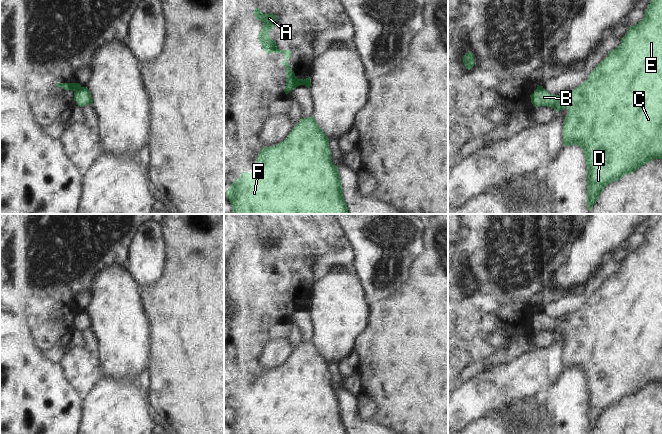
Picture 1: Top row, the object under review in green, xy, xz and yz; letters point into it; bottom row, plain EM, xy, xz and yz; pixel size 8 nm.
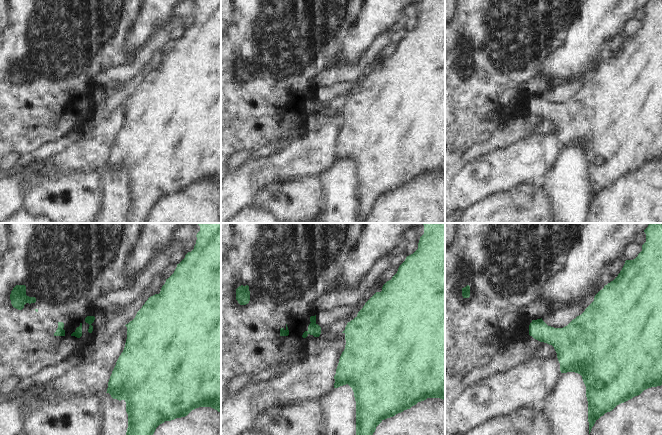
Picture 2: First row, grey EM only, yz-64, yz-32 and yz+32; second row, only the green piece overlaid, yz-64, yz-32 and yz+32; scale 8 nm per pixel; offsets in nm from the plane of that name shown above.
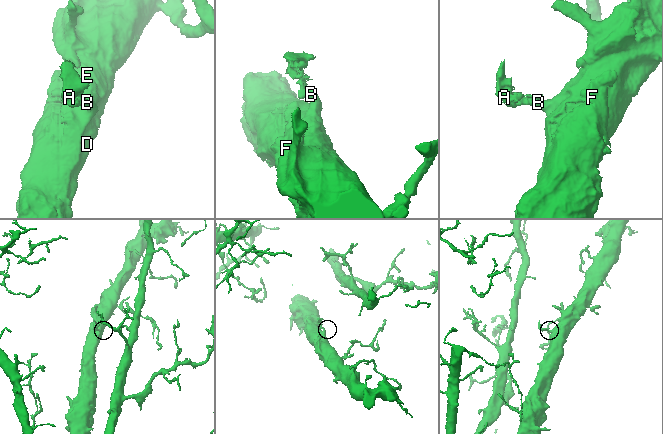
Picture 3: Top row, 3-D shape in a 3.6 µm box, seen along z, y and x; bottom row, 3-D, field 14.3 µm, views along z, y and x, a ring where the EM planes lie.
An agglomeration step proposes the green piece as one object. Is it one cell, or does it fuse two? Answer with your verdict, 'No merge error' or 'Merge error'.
Merge error.

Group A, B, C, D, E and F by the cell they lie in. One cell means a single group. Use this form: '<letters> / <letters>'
A / B C D E F

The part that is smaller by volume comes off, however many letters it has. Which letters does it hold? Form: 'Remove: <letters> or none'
Remove: A

